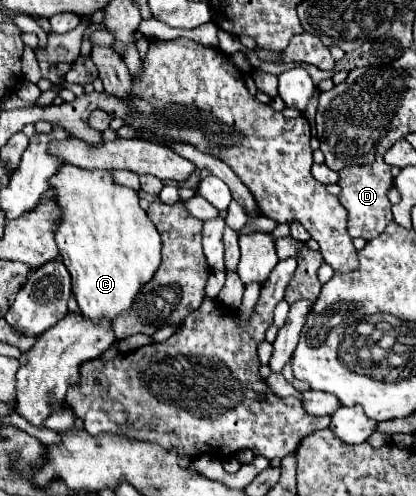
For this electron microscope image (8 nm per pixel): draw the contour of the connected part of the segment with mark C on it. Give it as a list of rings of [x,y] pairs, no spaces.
[[[72,165],[60,167],[56,179],[52,179],[52,187],[56,189],[56,199],[64,203],[64,223],[60,223],[56,231],[56,243],[60,257],[72,275],[72,293],[78,301],[80,313],[92,323],[100,323],[104,319],[114,321],[122,313],[130,311],[134,297],[156,275],[162,261],[160,235],[146,211],[138,205],[138,193],[114,185],[108,171],[84,171]]]

